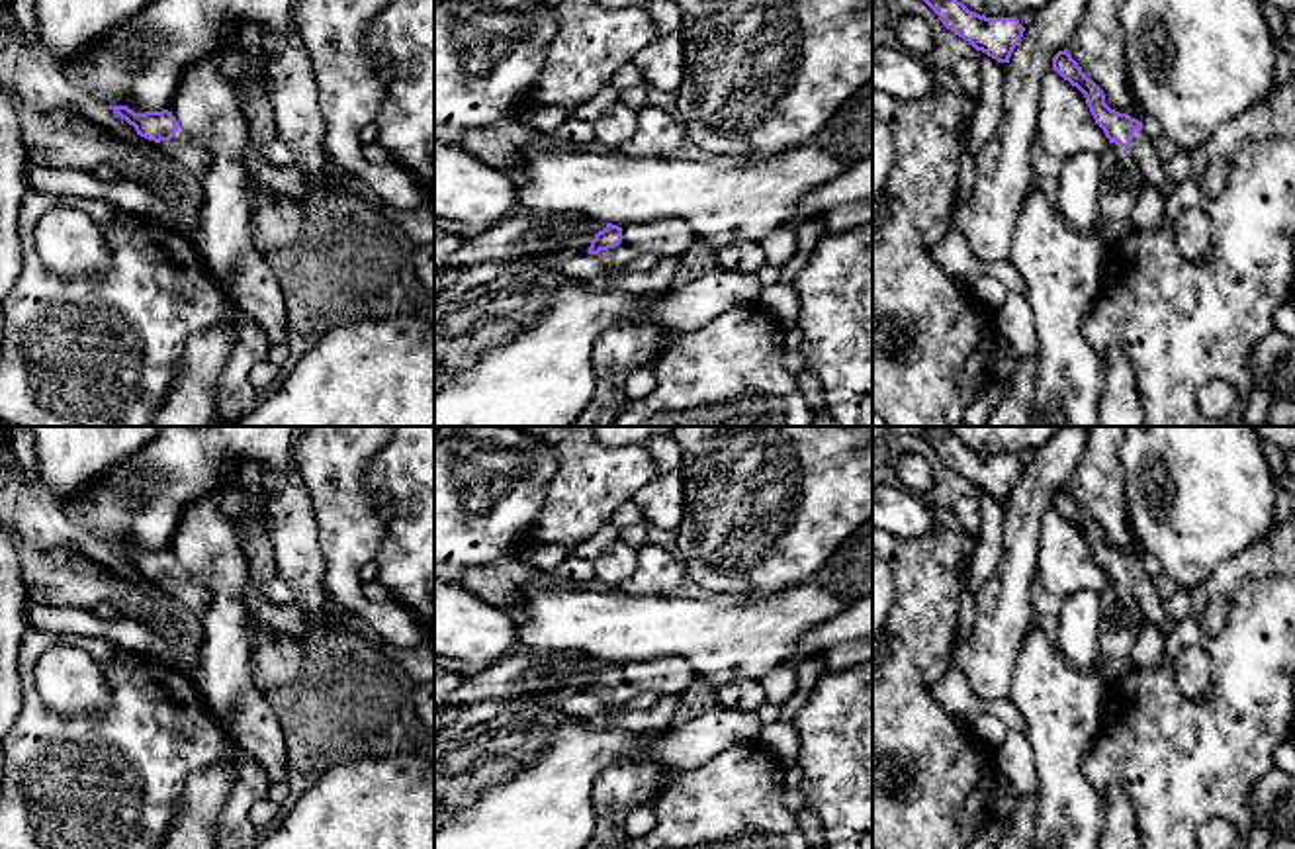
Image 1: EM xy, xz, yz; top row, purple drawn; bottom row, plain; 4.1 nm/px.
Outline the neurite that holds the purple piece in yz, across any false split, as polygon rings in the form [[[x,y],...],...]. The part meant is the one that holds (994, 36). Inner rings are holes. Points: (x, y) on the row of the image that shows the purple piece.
[[[959,0],[923,2],[939,16],[947,29],[998,63],[1009,63],[1009,57],[1025,31],[1017,18],[986,18],[970,12]]]

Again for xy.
[[[127,106],[110,108],[133,125],[137,135],[158,143],[168,155],[178,158],[196,180],[203,176],[209,155],[194,135],[178,127],[172,112],[162,110],[135,113]]]

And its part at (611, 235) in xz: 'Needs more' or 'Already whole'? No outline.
Needs more

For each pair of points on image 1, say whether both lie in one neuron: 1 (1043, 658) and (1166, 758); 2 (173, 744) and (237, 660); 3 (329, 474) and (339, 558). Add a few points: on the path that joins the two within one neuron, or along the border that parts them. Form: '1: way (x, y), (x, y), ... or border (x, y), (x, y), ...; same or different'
1: border (1104, 689), (1098, 730), (1092, 740); different
2: border (192, 679), (200, 699), (229, 742); different
3: way (339, 495), (339, 536); same

